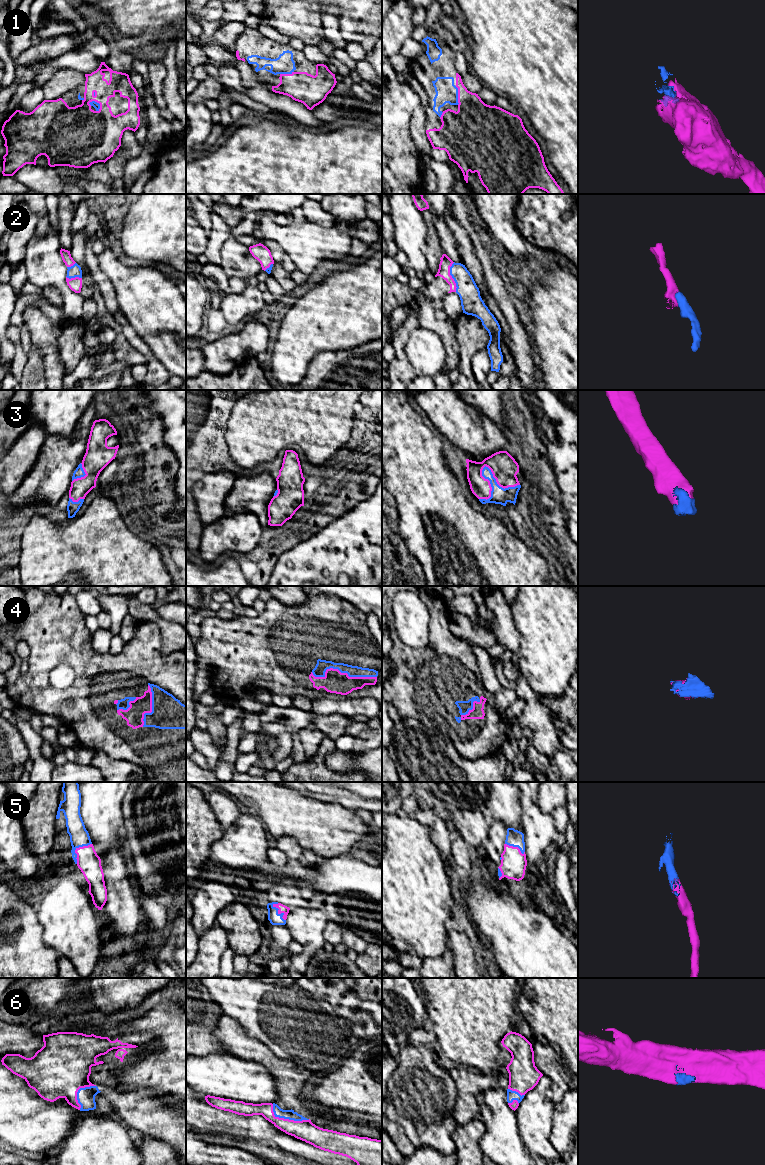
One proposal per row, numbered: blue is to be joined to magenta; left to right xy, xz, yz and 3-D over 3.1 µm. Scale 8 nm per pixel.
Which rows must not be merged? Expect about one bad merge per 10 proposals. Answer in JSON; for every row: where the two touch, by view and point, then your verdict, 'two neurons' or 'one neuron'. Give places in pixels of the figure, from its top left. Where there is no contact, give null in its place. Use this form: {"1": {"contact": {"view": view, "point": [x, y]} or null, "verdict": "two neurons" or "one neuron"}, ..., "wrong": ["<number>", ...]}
{"1": {"contact": {"view": "xy", "point": [97, 102]}, "verdict": "one neuron"}, "2": {"contact": {"view": "yz", "point": [451, 277]}, "verdict": "one neuron"}, "3": {"contact": {"view": "yz", "point": [484, 466]}, "verdict": "one neuron"}, "4": {"contact": {"view": "xz", "point": [342, 673]}, "verdict": "one neuron"}, "5": {"contact": {"view": "xy", "point": [76, 849]}, "verdict": "one neuron"}, "6": {"contact": {"view": "xz", "point": [287, 1119]}, "verdict": "one neuron"}, "wrong": []}

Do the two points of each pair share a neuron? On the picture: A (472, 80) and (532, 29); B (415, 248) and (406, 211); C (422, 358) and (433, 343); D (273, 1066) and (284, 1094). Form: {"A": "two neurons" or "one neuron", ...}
{"A": "two neurons", "B": "one neuron", "C": "one neuron", "D": "one neuron"}

